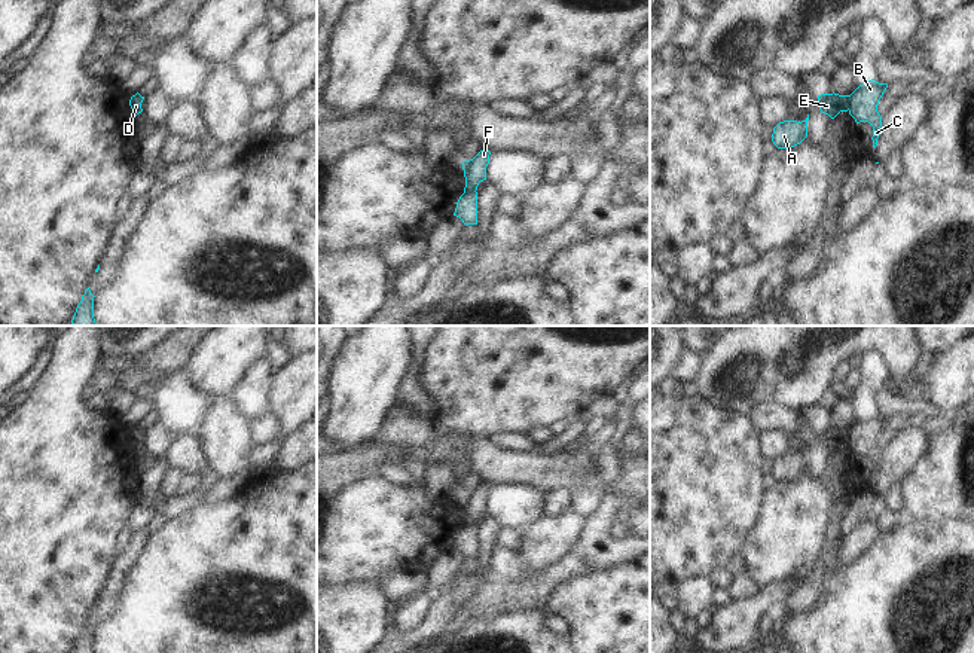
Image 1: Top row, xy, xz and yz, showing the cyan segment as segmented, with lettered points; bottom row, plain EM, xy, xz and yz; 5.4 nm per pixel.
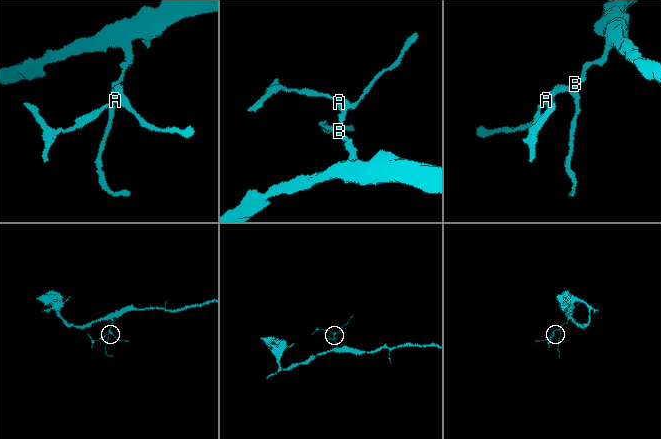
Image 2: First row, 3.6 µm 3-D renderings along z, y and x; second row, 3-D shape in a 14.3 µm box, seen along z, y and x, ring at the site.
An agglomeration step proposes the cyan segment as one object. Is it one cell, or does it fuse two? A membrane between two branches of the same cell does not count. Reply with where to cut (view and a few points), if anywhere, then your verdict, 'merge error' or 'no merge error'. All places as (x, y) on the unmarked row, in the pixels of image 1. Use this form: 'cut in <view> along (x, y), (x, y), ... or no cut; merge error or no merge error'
cut in yz along (848, 429), (849, 442); merge error

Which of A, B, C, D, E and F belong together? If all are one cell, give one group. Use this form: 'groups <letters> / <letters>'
groups A E F / B C D

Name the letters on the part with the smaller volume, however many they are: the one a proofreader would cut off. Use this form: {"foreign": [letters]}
{"foreign": ["A", "E", "F"]}

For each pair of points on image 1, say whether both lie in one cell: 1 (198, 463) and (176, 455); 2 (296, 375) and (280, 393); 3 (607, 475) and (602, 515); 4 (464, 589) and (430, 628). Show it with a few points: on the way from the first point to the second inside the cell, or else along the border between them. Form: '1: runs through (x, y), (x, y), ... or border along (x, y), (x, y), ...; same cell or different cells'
1: runs through (192, 457), (182, 455); same cell
2: runs through (293, 380), (284, 388); same cell
3: border along (620, 460), (622, 473), (611, 482); different cells
4: runs through (458, 598), (439, 619); same cell

